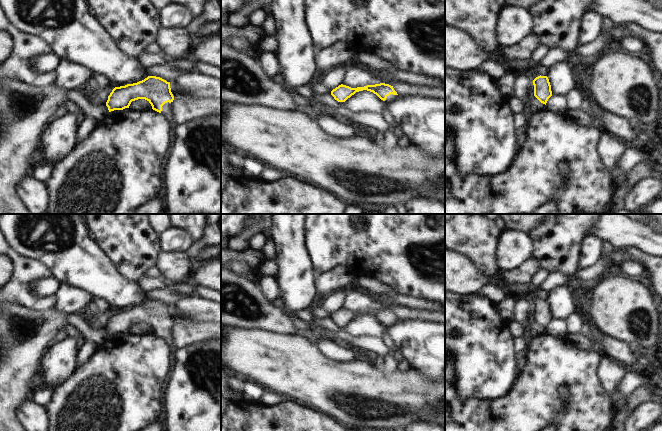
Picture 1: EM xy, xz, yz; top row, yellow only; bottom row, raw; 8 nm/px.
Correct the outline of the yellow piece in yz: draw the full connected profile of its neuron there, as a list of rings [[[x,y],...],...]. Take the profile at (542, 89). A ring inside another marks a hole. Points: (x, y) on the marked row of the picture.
[[[528,62],[522,67],[522,70],[533,80],[534,96],[546,105],[548,99],[552,96],[551,85],[547,76],[540,75],[539,67],[540,64]]]

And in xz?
[[[385,83],[367,85],[364,87],[351,88],[346,85],[339,85],[331,91],[331,95],[338,102],[345,102],[348,98],[354,95],[356,92],[367,90],[376,94],[381,100],[394,100],[398,95],[393,86]]]

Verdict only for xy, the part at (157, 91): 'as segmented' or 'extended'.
extended

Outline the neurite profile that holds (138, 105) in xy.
[[[138,99],[138,100],[132,101],[129,108],[133,112],[139,112],[139,111],[152,109],[152,106],[149,103],[149,101],[147,101],[145,99]]]

